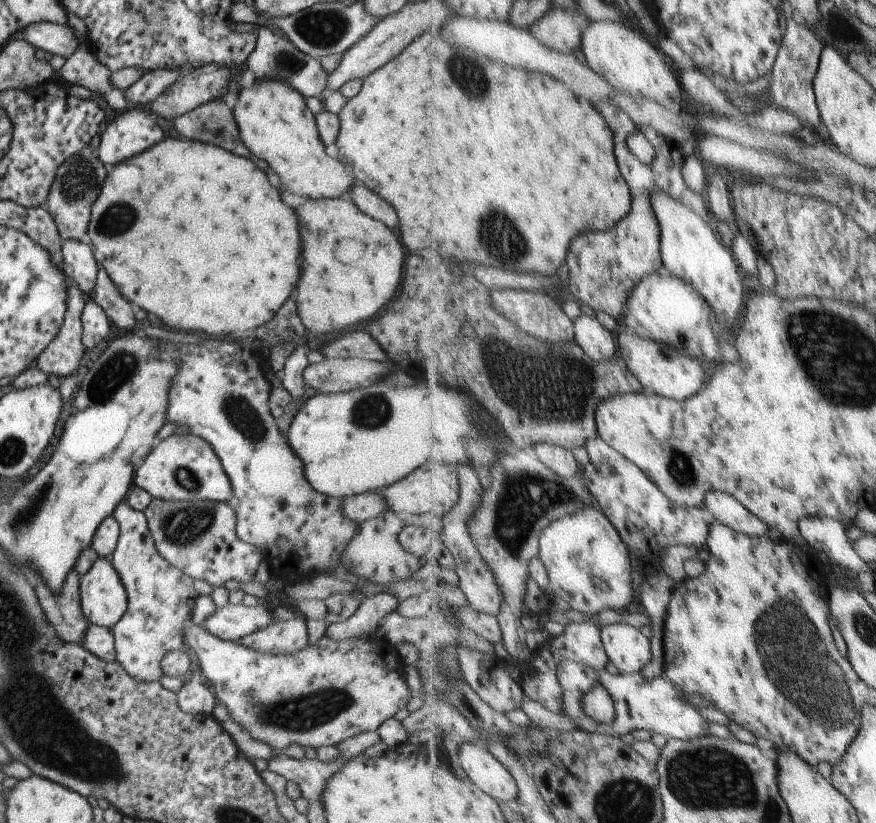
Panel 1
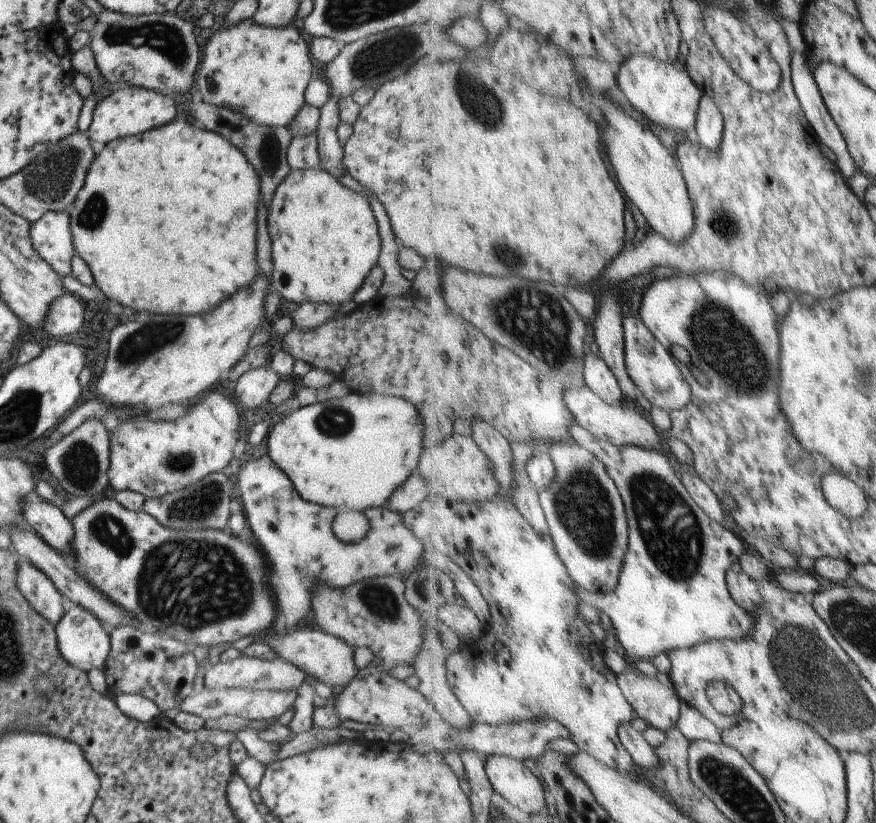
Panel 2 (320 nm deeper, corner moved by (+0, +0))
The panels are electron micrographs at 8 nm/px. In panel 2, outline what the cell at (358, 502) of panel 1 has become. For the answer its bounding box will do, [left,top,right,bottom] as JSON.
[385,469,429,514]

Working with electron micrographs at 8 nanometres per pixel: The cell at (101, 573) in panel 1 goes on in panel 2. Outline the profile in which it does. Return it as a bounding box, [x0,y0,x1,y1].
[54,606,110,673]

